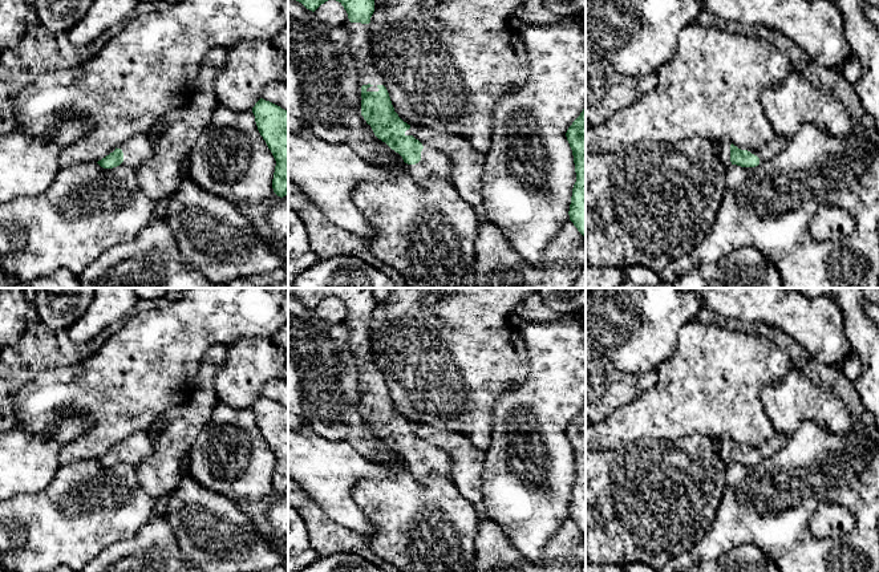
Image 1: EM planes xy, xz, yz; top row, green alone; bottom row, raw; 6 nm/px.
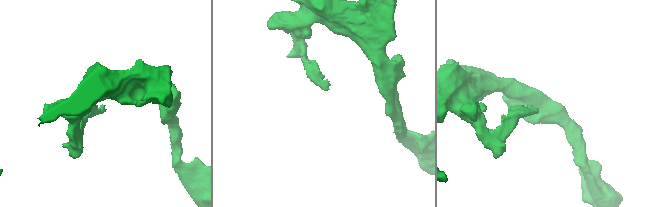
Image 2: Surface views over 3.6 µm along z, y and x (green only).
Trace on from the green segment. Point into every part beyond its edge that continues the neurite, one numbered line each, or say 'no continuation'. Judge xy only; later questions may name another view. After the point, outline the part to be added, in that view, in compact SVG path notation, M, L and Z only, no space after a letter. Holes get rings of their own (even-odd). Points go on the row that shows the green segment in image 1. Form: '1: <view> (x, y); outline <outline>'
1: xy (137, 149); outline M137 134L121 142L117 149L123 153L123 162L120 166L138 167L151 155L151 141L147 134Z

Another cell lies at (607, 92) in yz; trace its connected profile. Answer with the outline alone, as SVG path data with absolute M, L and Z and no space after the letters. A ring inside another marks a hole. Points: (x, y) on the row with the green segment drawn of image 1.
M607 61L586 66L586 123L598 126L637 102L657 85L657 72L644 77L617 73Z

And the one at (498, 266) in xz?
M482 214L475 240L475 288L571 288L586 267L586 238L568 220L539 264L527 263Z

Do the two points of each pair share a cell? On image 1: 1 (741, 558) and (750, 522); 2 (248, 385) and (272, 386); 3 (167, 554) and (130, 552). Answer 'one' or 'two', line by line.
1: two
2: two
3: one

